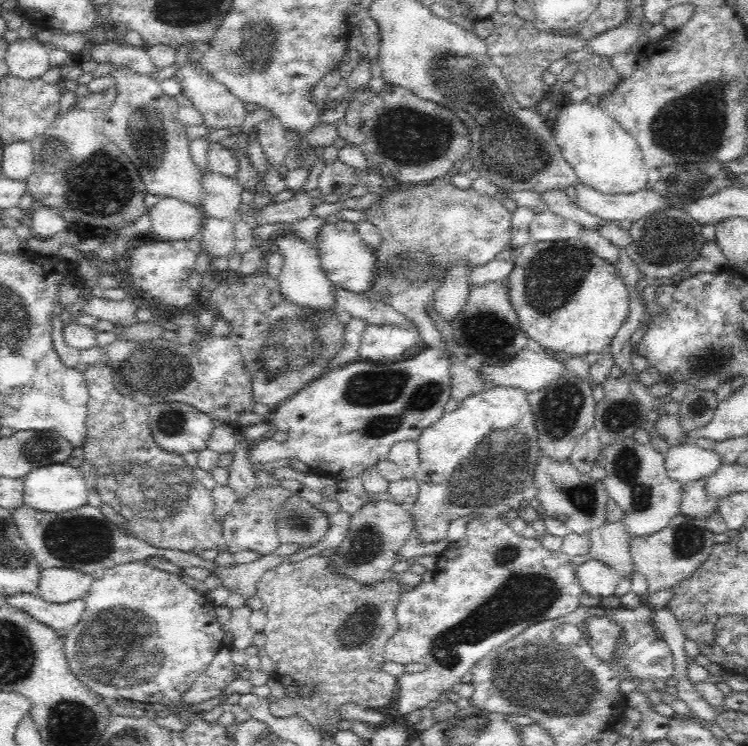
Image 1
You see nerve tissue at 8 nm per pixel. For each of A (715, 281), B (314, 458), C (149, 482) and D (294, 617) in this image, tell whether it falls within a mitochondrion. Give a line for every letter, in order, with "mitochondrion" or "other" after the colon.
A: other
B: other
C: mitochondrion
D: other

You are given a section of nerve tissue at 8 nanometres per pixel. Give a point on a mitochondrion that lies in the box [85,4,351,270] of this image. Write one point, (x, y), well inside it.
(149, 139)

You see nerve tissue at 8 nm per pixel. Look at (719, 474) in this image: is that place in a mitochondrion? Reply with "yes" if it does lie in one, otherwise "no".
no

